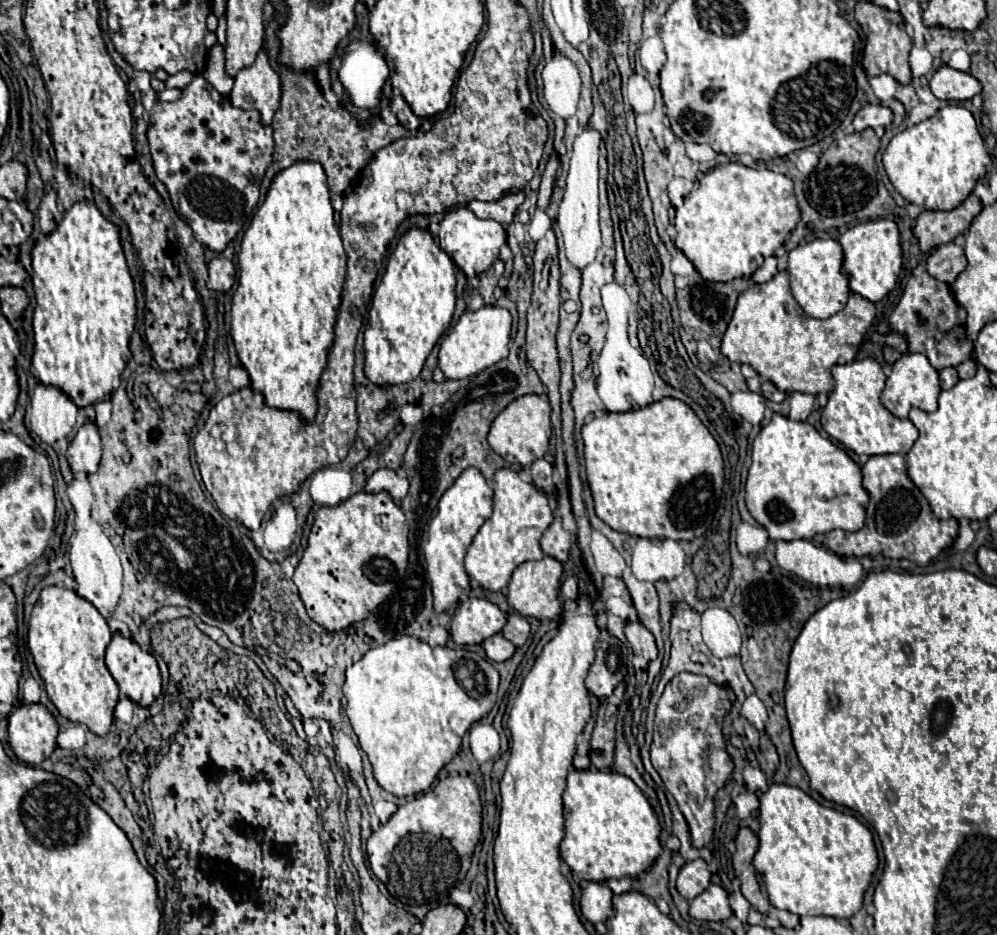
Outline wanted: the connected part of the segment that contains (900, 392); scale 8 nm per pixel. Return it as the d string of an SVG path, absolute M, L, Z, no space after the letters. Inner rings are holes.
M903 354L891 368L891 374L889 374L887 384L883 388L883 394L881 394L881 402L893 416L905 420L911 408L935 412L939 392L941 392L939 376L937 376L937 370L929 364L927 356L923 356L923 354Z

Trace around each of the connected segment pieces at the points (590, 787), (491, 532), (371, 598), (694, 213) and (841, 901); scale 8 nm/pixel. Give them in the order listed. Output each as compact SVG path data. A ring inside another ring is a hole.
M571 770L563 792L563 818L565 838L561 842L561 858L581 880L637 878L661 854L659 820L643 792L623 774Z
M499 468L495 472L495 504L493 514L485 524L479 528L477 536L473 538L467 558L465 570L471 580L477 580L491 592L499 592L509 584L511 572L527 562L527 560L541 560L545 554L539 546L541 534L553 520L553 512L549 508L549 498L541 492L535 484L529 484L519 478L519 474L511 468Z
M357 492L339 506L319 508L305 554L293 574L309 618L331 632L367 620L393 592L401 572L407 571L408 535L407 520L387 492Z
M723 164L707 174L699 174L697 188L691 190L683 208L677 210L673 222L677 230L675 246L695 264L705 280L731 282L733 278L751 276L761 266L763 242L777 238L777 228L773 226L783 226L783 232L775 240L775 244L783 244L789 216L795 216L795 224L801 220L793 182L787 176L767 168L753 170L743 164ZM775 214L779 214L777 220L781 222L775 222Z
M771 784L759 798L759 822L759 848L755 852L753 866L763 876L769 900L775 908L789 910L799 916L823 914L833 918L849 918L861 908L863 894L879 862L873 836L865 824L851 814L821 806L801 788L789 784Z

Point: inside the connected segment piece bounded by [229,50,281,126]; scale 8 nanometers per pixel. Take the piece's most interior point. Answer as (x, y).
(257, 88)

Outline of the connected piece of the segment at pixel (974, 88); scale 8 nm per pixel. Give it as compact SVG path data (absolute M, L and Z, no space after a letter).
M941 66L931 78L931 92L939 100L971 100L981 92L981 84L969 72Z

